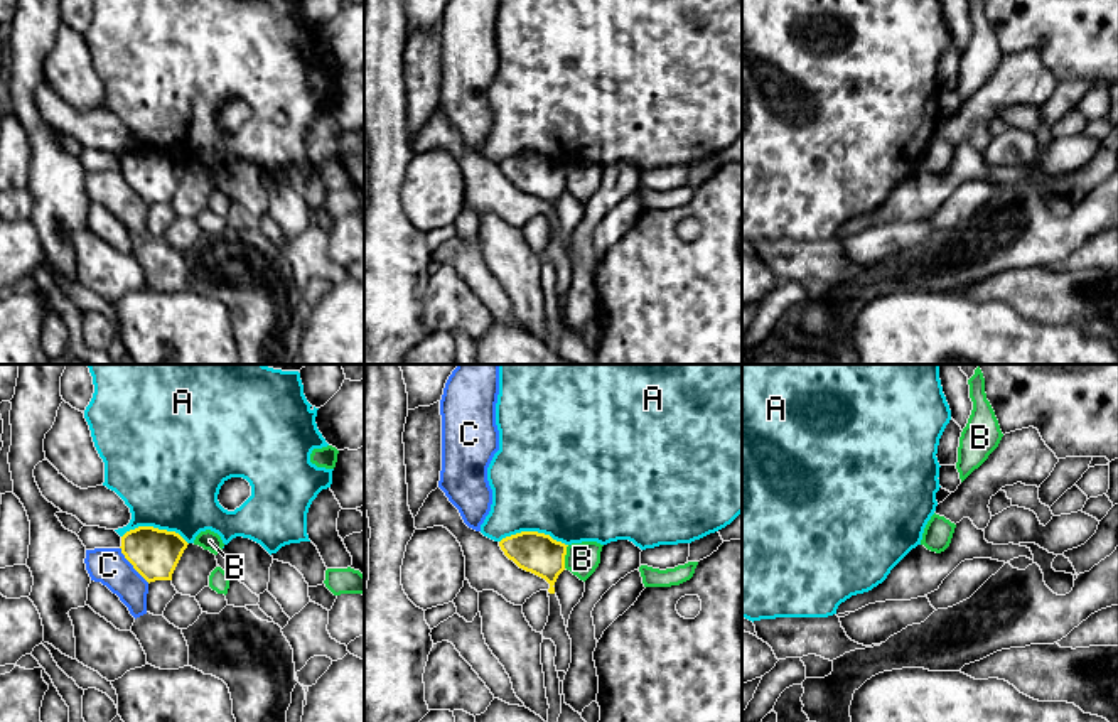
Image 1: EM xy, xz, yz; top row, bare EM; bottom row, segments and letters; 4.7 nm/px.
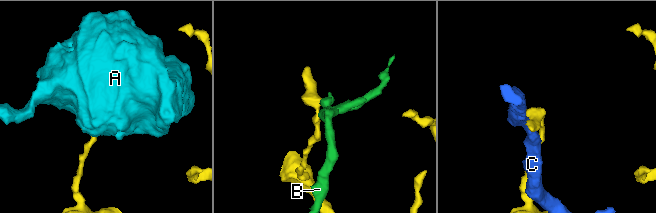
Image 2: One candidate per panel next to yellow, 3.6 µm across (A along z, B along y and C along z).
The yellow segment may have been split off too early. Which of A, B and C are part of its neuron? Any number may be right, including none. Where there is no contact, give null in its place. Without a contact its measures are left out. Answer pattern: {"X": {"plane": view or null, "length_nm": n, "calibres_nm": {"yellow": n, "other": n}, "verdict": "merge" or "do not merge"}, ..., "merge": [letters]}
{"A": {"plane": "xz", "length_nm": 320, "calibres_nm": {"yellow": 190, "other": 480}, "verdict": "do not merge"}, "B": {"plane": "xz", "length_nm": 110, "calibres_nm": {"yellow": 190, "other": 160}, "verdict": "do not merge"}, "C": {"plane": "xy", "length_nm": 220, "calibres_nm": {"yellow": 240, "other": 180}, "verdict": "do not merge"}, "merge": []}

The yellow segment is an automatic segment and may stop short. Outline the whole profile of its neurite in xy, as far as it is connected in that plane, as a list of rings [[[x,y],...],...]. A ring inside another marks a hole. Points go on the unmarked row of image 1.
[[[138,148],[121,159],[121,175],[150,206],[172,202],[172,196],[187,170],[187,164],[175,154]]]

